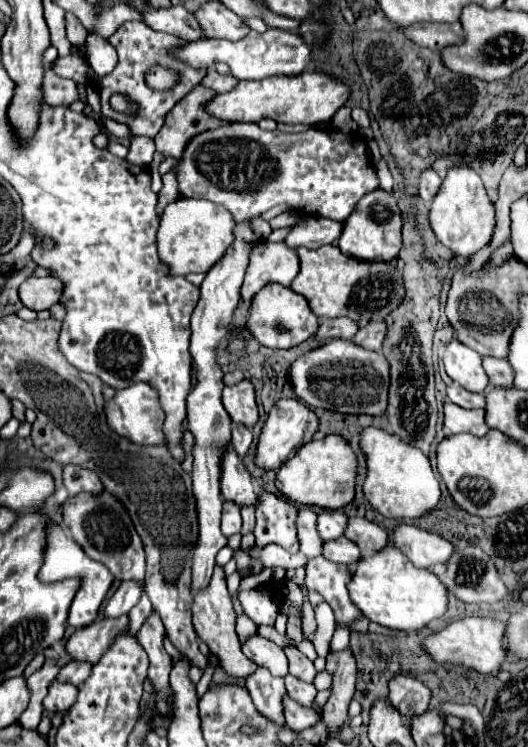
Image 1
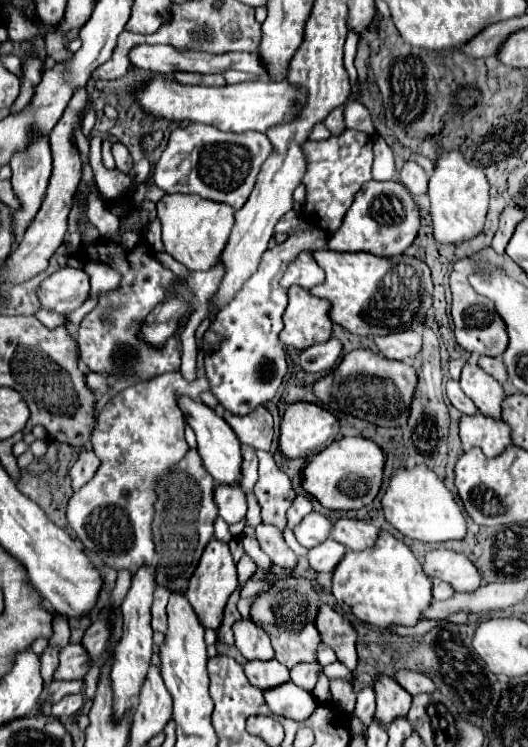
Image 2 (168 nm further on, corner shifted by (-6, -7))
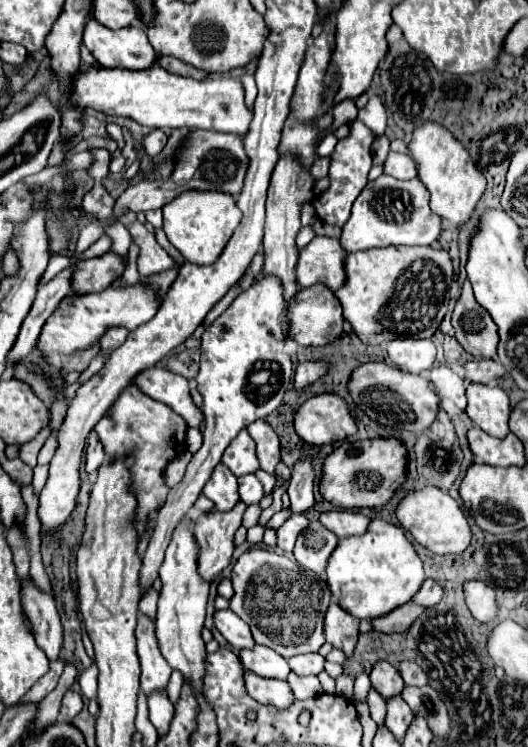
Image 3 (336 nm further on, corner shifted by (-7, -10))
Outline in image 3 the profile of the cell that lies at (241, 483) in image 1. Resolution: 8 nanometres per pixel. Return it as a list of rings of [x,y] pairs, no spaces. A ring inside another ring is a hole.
[[[148,368],[134,380],[142,392],[150,398],[168,404],[176,414],[180,414],[190,428],[202,428],[202,410],[192,402],[188,380],[172,374],[166,368]]]

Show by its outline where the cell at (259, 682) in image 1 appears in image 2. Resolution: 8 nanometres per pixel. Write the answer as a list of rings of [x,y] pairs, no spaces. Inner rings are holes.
[[[277,659],[247,661],[245,673],[247,673],[247,679],[261,691],[289,681],[289,669],[285,665],[281,665]]]

